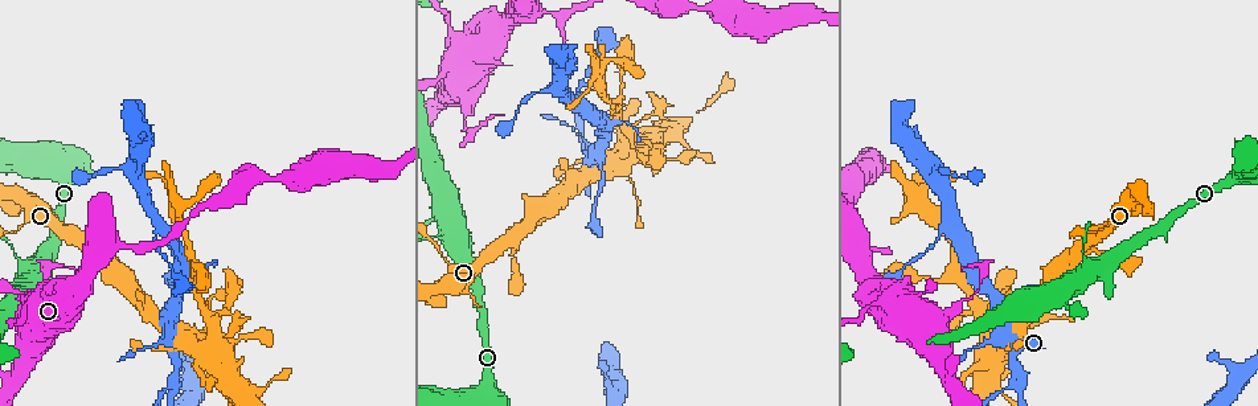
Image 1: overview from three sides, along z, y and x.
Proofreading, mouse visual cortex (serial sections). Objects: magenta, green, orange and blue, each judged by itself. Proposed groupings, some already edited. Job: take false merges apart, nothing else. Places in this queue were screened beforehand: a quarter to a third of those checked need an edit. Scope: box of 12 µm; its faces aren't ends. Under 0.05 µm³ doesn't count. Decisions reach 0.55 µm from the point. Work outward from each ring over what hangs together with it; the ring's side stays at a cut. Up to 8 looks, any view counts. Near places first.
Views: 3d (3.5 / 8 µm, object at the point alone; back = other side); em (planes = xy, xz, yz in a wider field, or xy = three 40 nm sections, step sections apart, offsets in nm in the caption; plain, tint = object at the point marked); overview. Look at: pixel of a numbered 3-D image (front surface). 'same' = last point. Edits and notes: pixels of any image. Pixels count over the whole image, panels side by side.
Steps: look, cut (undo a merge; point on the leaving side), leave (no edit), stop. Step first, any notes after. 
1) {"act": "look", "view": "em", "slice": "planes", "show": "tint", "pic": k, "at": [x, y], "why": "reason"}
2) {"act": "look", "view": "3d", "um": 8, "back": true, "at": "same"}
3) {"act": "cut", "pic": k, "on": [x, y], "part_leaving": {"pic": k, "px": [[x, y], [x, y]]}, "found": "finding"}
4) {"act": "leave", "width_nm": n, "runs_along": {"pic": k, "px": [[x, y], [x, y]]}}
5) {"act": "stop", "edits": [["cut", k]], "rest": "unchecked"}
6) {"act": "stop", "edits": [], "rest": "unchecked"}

{"act": "look", "view": "3d", "um": 8, "pic": 1, "at": [1016, 378], "why": "two arms in line, one across"}

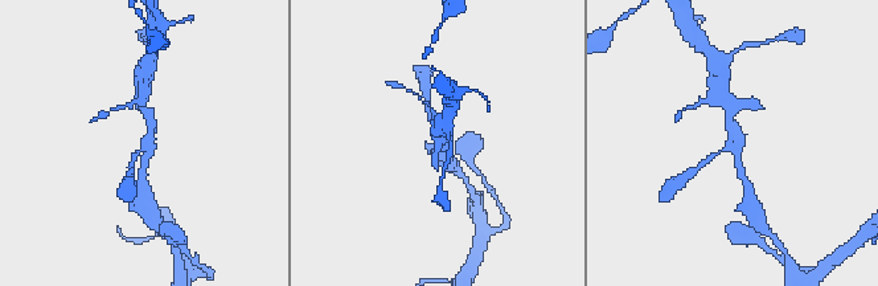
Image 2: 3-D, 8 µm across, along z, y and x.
{"act": "look", "view": "3d", "um": 3.5, "pic": 2, "at": [734, 142], "why": "closer look"}

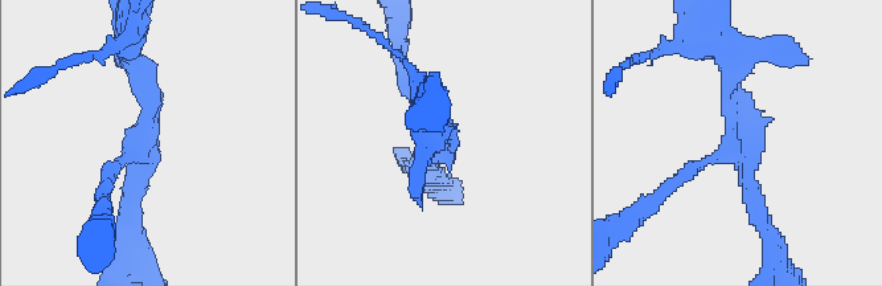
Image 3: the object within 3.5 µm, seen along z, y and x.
{"act": "leave", "arms": 3, "arm_widths_nm": [150, 250, 250], "runs_along": {"pic": 3, "px": [[743, 64], [743, 137], [676, 182]]}, "found": "all the same cell"}

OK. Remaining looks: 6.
{"act": "look", "view": "3d", "um": 3.5, "pic": 1, "at": [469, 101], "why": "calibre changes"}

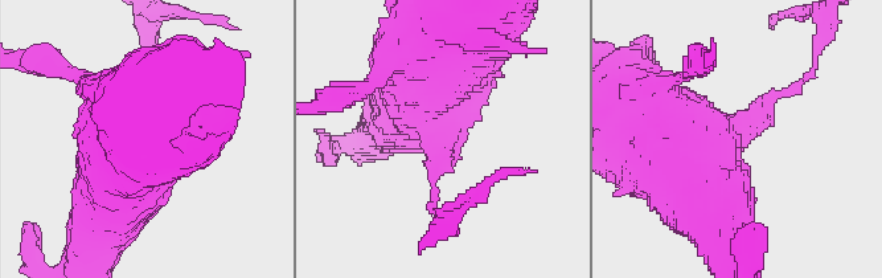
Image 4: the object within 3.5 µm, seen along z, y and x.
{"act": "look", "view": "em", "slice": "planes", "show": "tint", "pic": 4, "at": [744, 122], "arm_widths_nm": [100, 800], "why": "shape alone is not enough"}

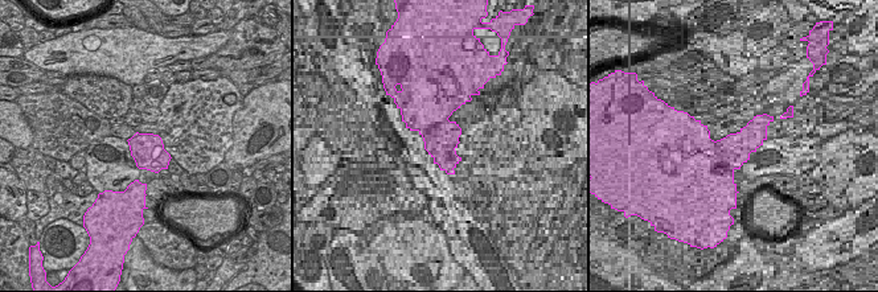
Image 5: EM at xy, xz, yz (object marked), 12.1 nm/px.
{"act": "leave", "runs_along": {"pic": 4, "px": [[661, 131], [726, 139], [813, 66]]}, "found": "all the same cell"}

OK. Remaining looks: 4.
{"act": "look", "view": "3d", "um": 8, "pic": 1, "at": [1084, 252], "why": "sudden change in width"}

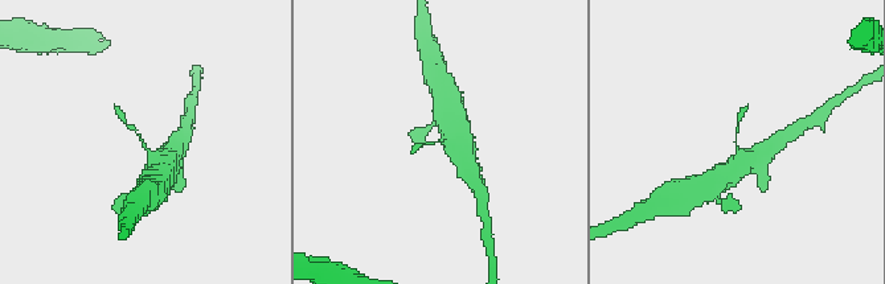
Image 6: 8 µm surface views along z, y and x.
{"act": "look", "view": "3d", "um": 3.5, "back": true, "pic": 6, "at": [143, 147], "why": "zoom in"}

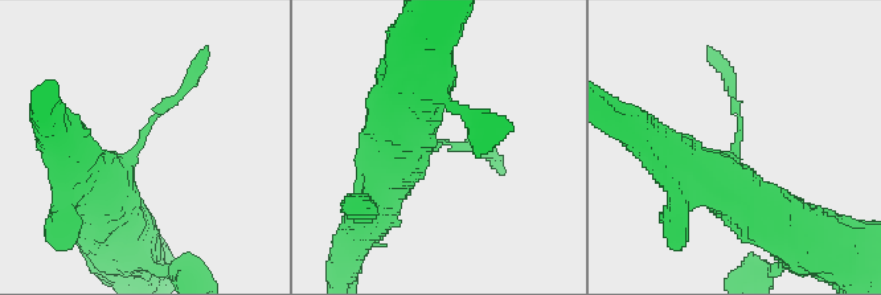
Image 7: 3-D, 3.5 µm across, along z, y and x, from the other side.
{"act": "look", "view": "em", "slice": "xy", "step": 2, "show": "tint", "pic": 7, "at": [142, 141], "arm_widths_nm": [150, 600]}

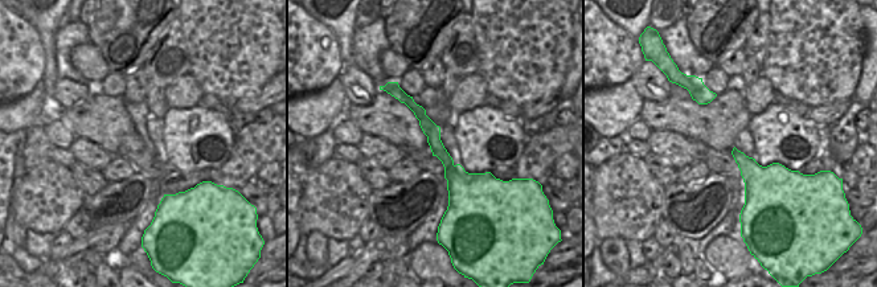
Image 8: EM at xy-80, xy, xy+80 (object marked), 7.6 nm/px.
{"act": "leave", "runs_along": {"pic": 7, "px": [[85, 176], [97, 188], [191, 74]]}, "found": "one cell here"}

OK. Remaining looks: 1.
{"act": "stop", "edits": [], "rest": "unchecked"}

